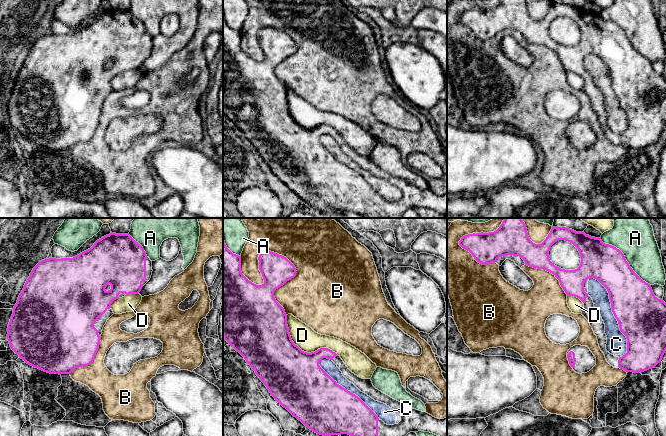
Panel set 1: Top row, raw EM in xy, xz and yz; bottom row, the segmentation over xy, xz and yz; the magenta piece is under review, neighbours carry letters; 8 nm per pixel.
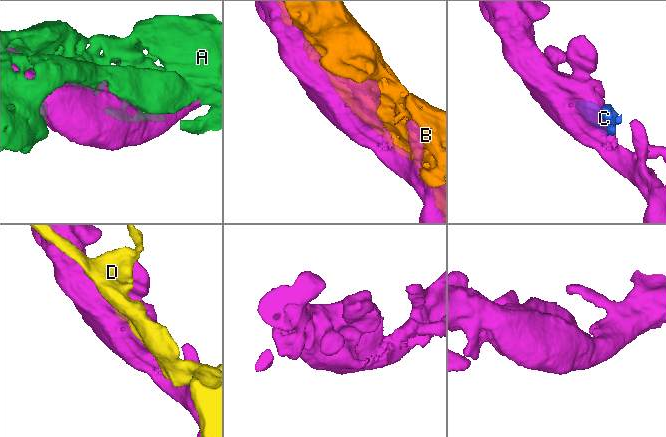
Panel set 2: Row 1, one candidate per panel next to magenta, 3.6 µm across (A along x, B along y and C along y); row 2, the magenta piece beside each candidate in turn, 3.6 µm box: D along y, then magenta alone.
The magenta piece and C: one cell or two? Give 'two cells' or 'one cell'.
two cells

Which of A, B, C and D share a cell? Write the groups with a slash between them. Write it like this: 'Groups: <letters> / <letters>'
Groups: A / B C / D

